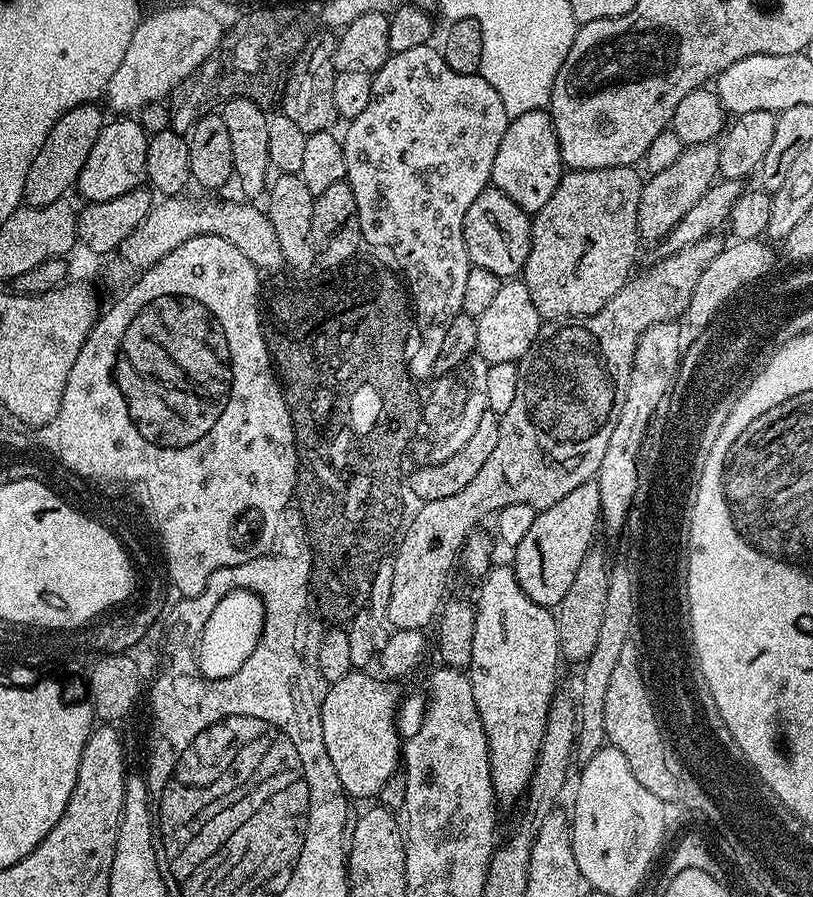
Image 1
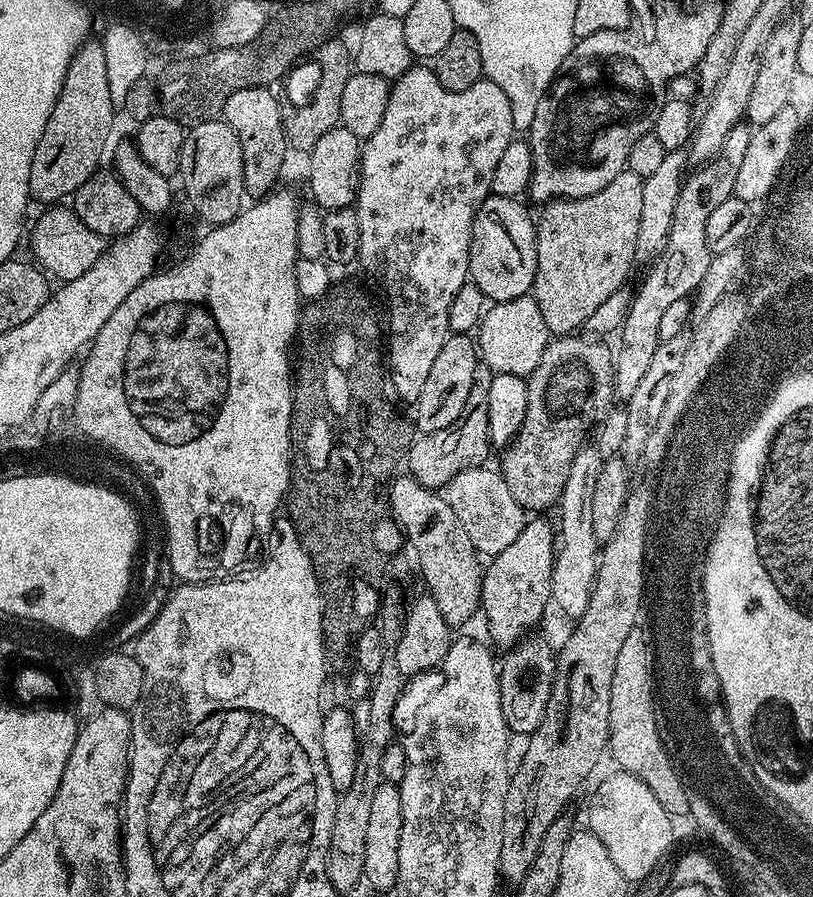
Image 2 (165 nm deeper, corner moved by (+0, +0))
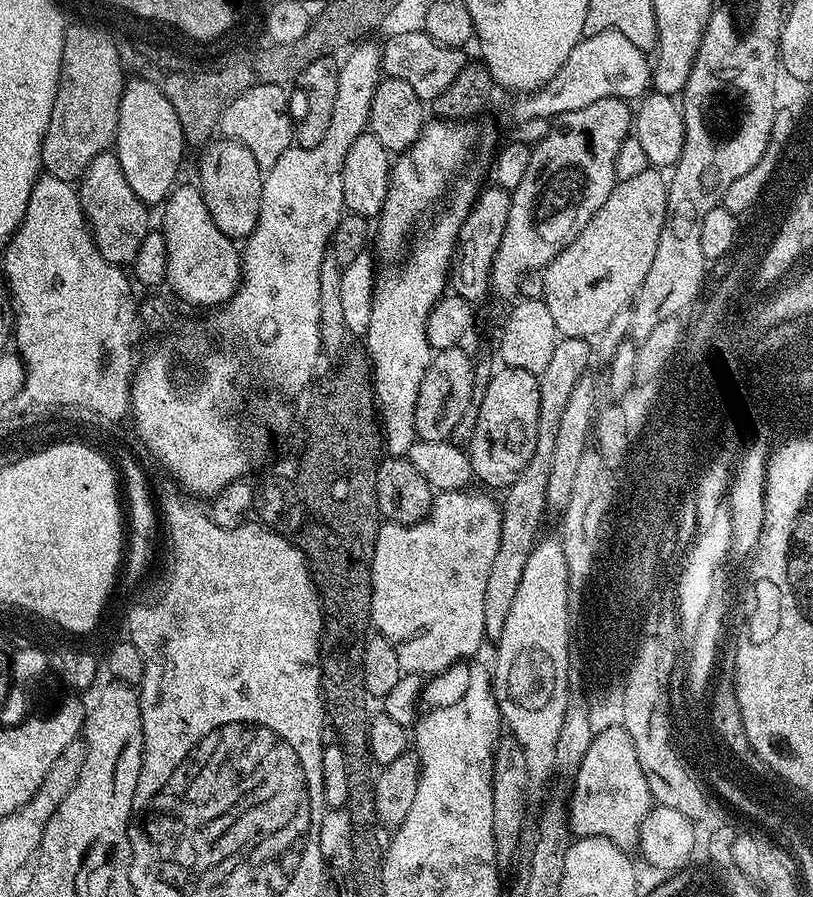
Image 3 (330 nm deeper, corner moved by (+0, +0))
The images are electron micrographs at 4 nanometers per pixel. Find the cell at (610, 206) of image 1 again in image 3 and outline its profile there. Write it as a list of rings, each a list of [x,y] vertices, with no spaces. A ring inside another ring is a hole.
[[[649,170],[636,175],[634,178],[626,178],[619,181],[616,189],[610,194],[608,201],[600,207],[598,214],[594,214],[594,218],[585,226],[582,234],[578,234],[578,238],[574,238],[574,242],[570,242],[570,246],[566,246],[566,250],[562,250],[562,254],[554,257],[542,270],[544,282],[542,299],[546,310],[550,310],[550,314],[554,317],[554,326],[561,337],[582,340],[599,337],[600,333],[606,330],[606,326],[610,326],[610,321],[613,320],[614,314],[625,311],[629,307],[630,301],[635,297],[636,291],[642,286],[642,282],[646,282],[646,274],[650,270],[650,262],[654,262],[654,250],[658,250],[658,238],[664,229],[664,217],[668,214],[668,186],[665,177],[662,178],[660,176],[663,175],[659,171]]]

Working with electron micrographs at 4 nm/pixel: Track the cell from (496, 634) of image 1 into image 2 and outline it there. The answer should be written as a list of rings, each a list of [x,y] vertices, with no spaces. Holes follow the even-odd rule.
[[[532,518],[506,550],[491,557],[483,569],[481,582],[482,611],[489,626],[487,639],[493,645],[501,644],[508,650],[521,642],[532,631],[531,628],[550,608],[552,599],[552,562],[558,543],[558,532],[548,520]]]

